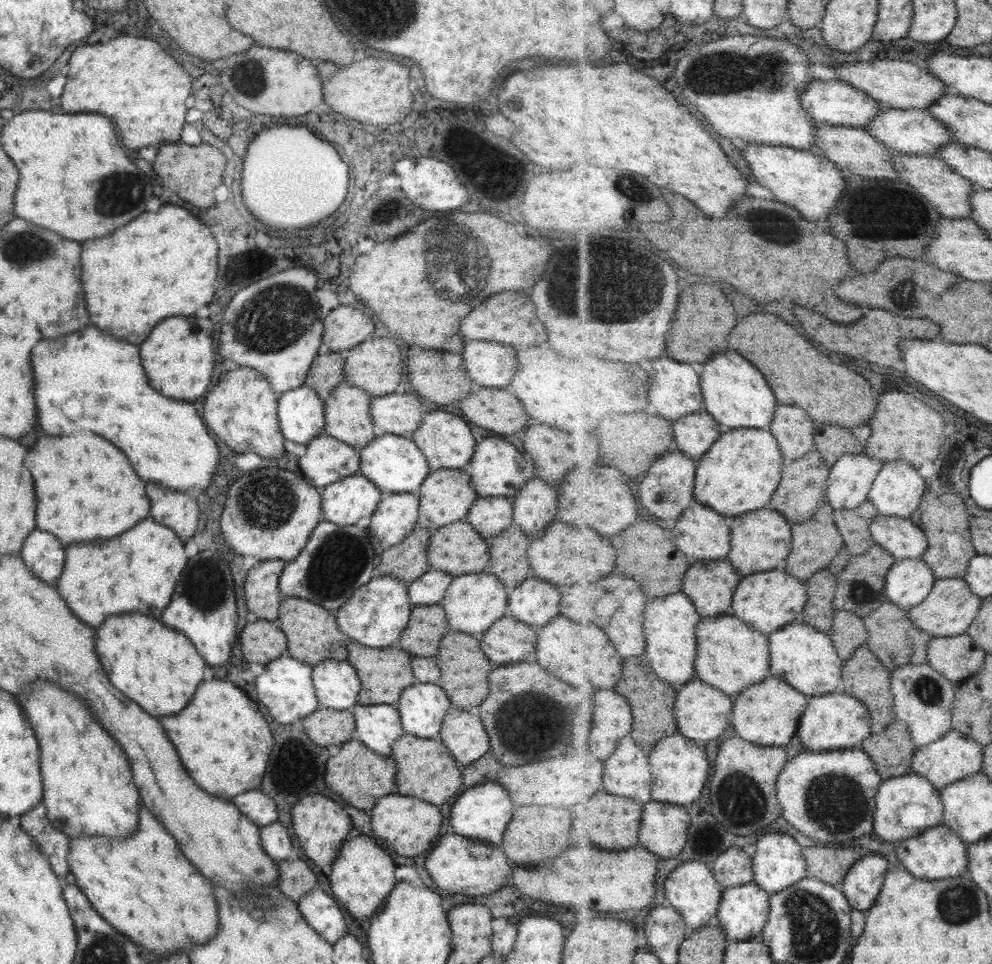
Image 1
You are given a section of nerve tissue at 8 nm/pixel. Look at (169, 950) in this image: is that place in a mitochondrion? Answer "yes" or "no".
no

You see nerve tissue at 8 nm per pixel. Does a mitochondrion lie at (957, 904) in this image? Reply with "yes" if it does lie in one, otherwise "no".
yes

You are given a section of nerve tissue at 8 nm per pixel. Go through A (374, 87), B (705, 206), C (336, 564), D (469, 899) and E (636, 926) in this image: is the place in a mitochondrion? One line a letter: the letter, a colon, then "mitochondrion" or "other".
A: other
B: other
C: mitochondrion
D: other
E: other

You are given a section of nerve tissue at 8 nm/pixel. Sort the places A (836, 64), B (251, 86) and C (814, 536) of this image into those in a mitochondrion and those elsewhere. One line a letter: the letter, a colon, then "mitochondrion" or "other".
A: other
B: mitochondrion
C: other

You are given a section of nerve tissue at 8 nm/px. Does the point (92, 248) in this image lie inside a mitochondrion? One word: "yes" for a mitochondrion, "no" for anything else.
no

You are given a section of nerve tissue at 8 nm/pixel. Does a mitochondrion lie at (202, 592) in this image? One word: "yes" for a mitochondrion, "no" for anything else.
yes

